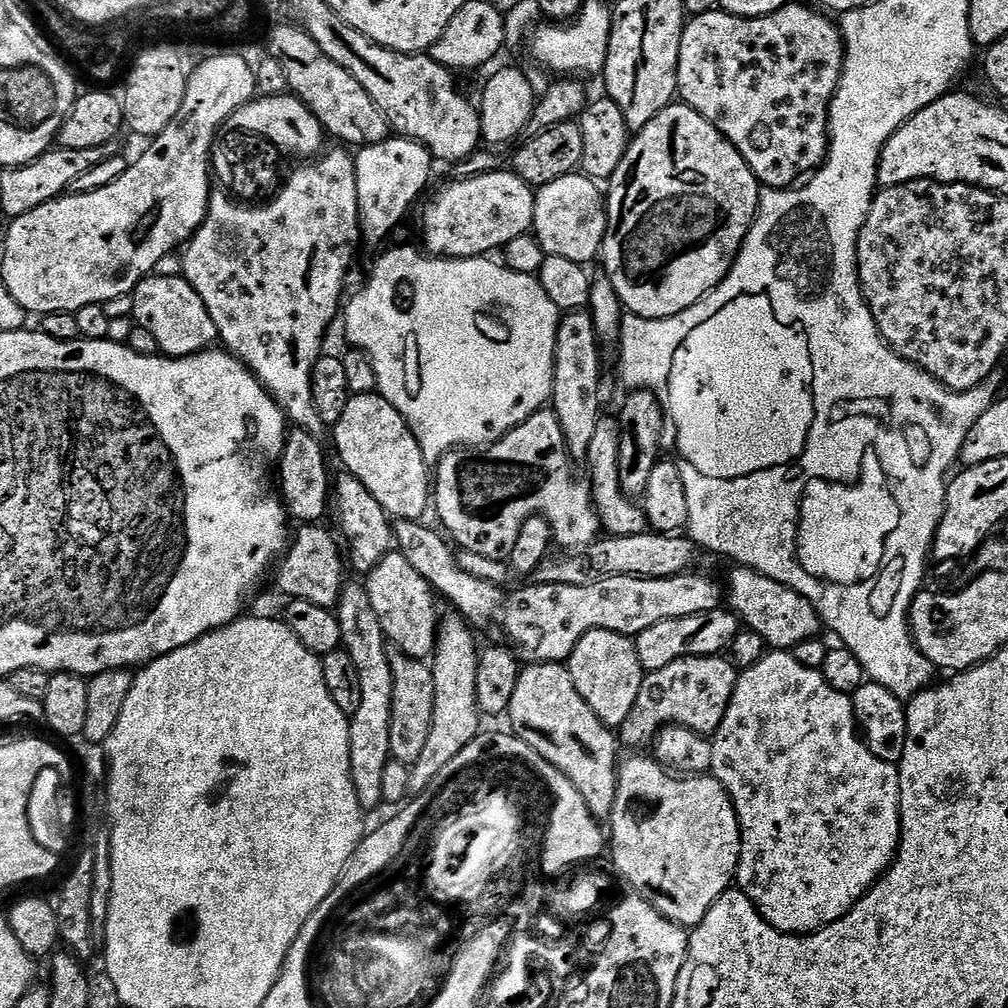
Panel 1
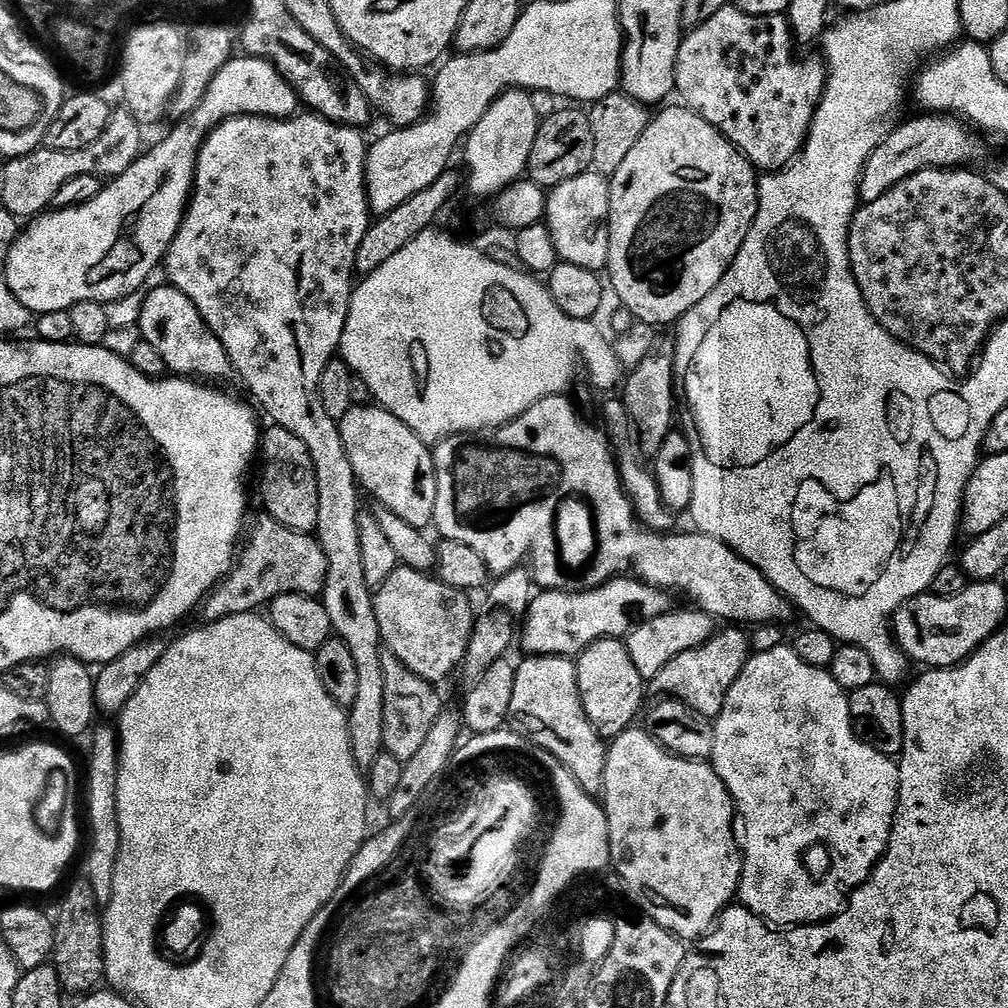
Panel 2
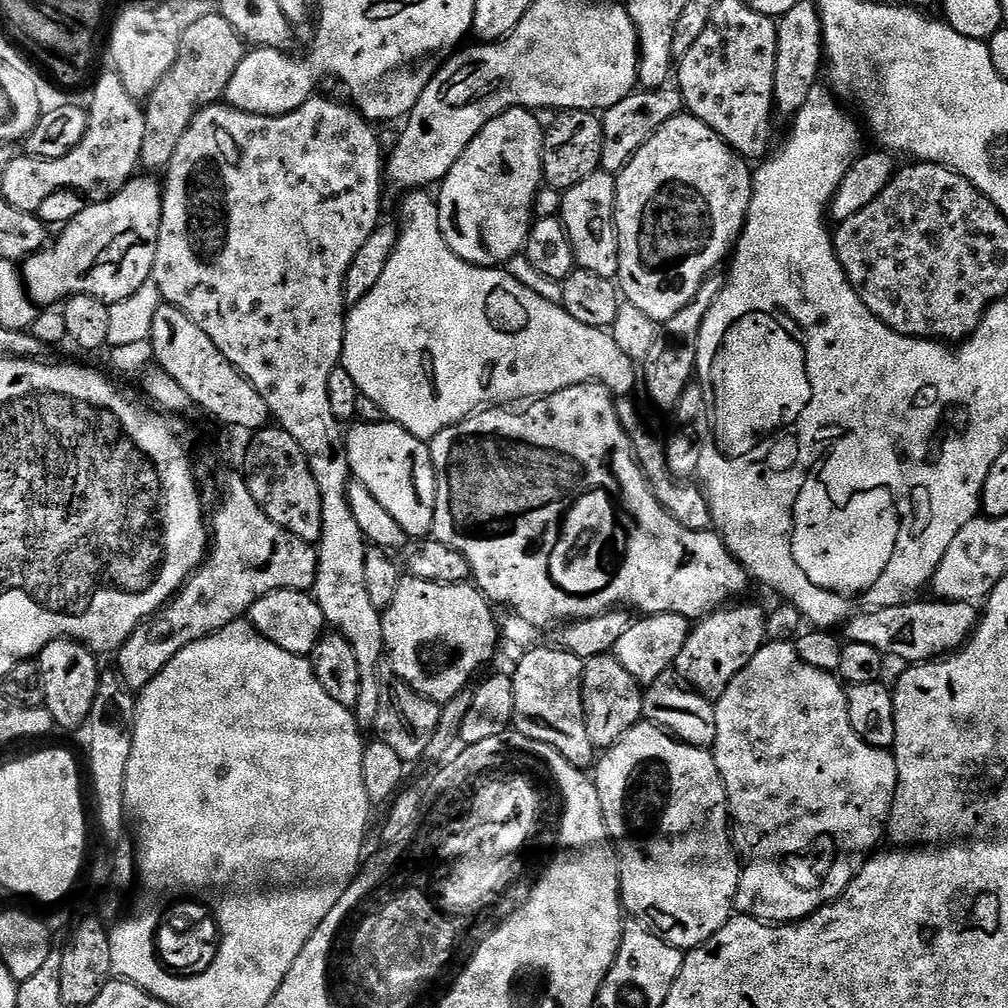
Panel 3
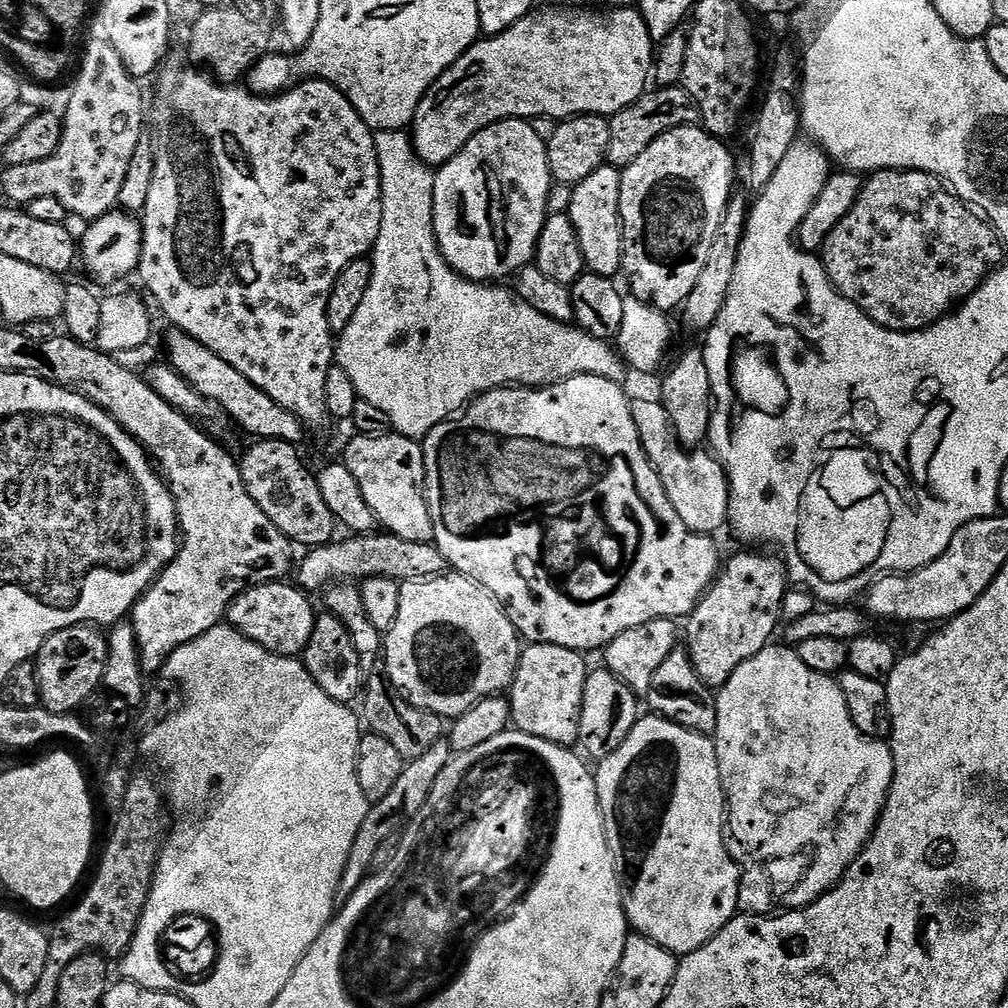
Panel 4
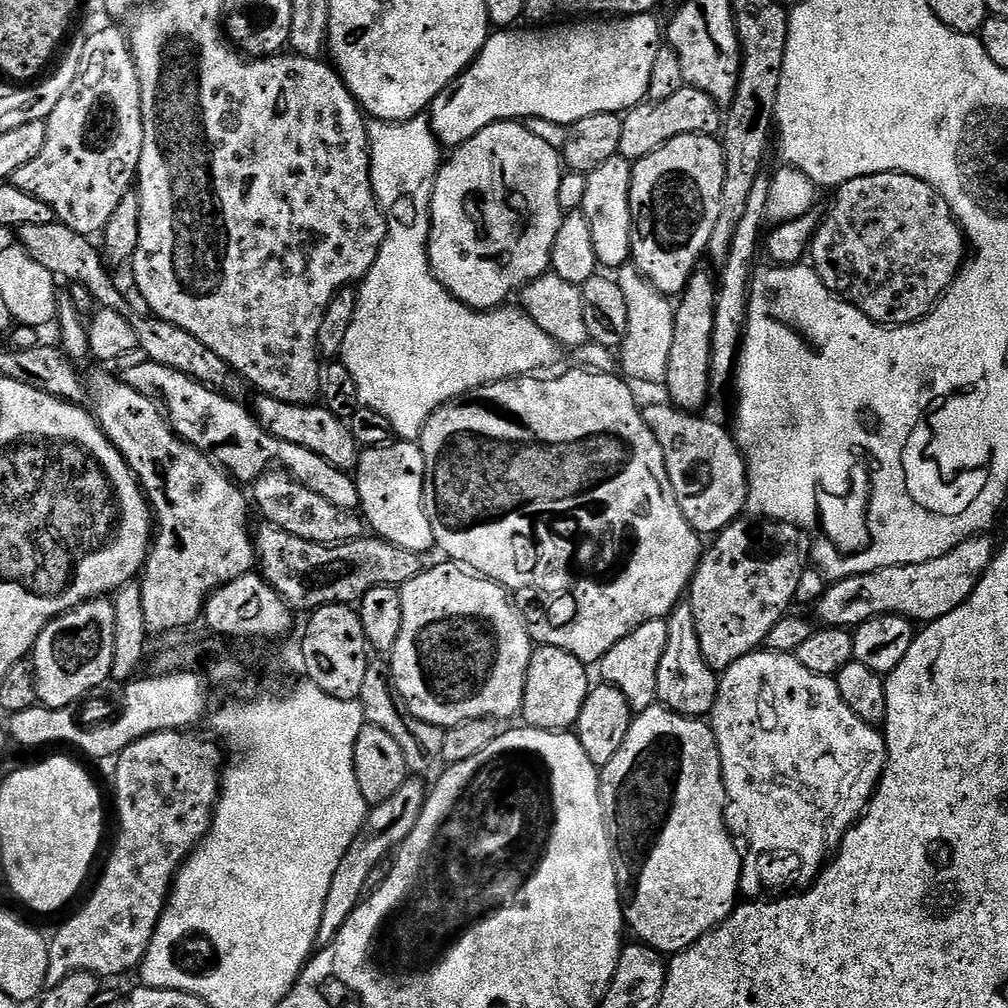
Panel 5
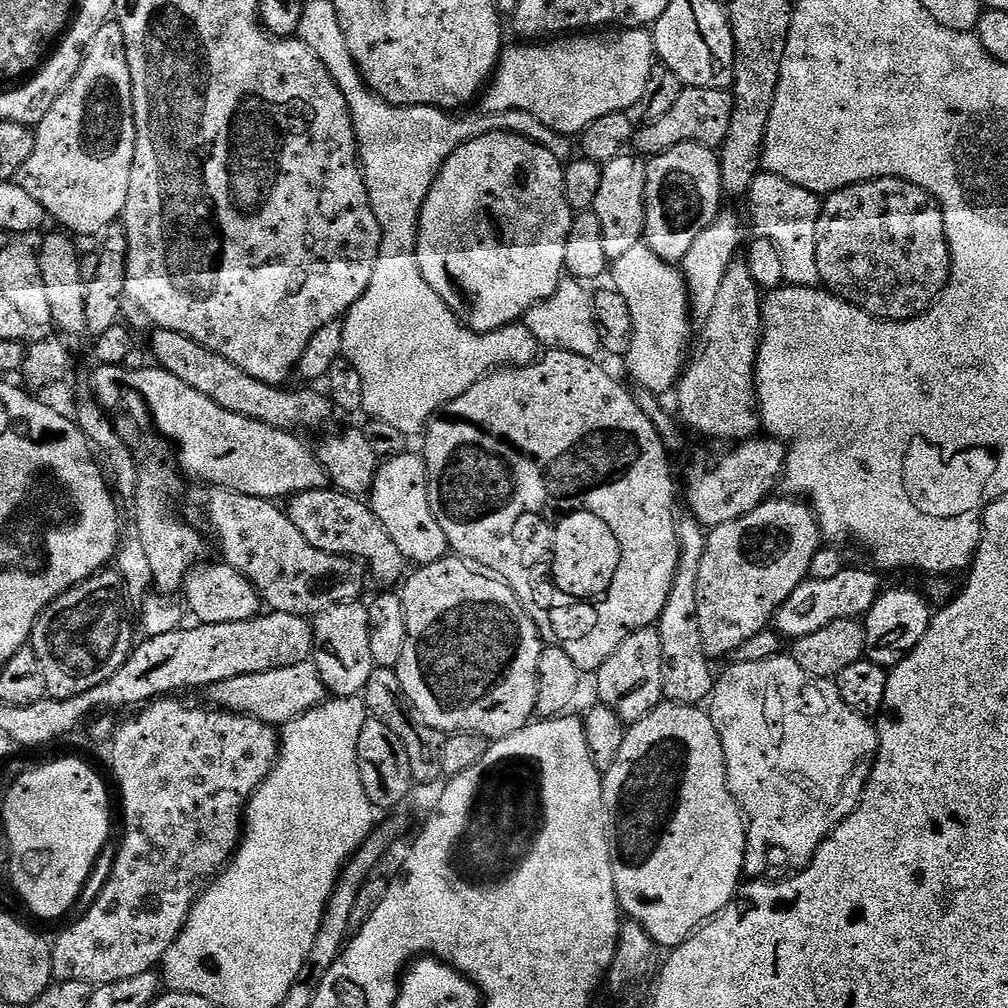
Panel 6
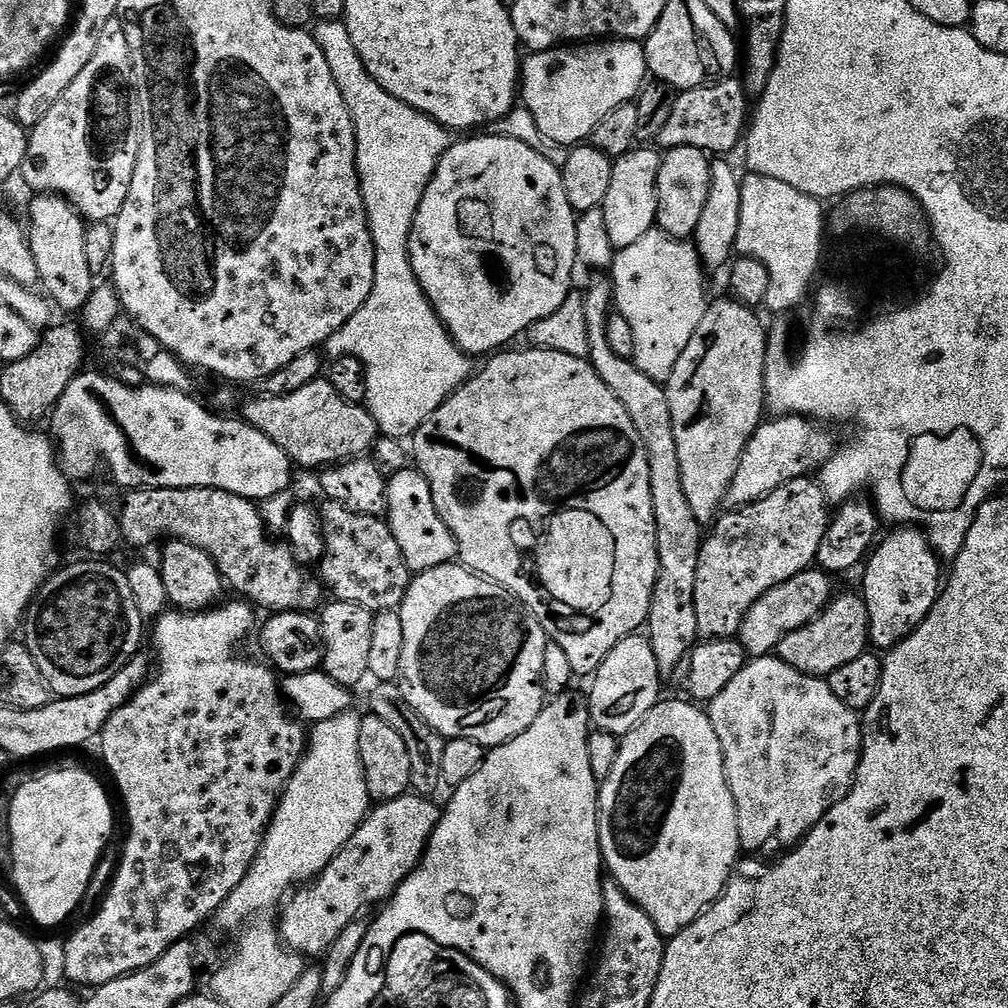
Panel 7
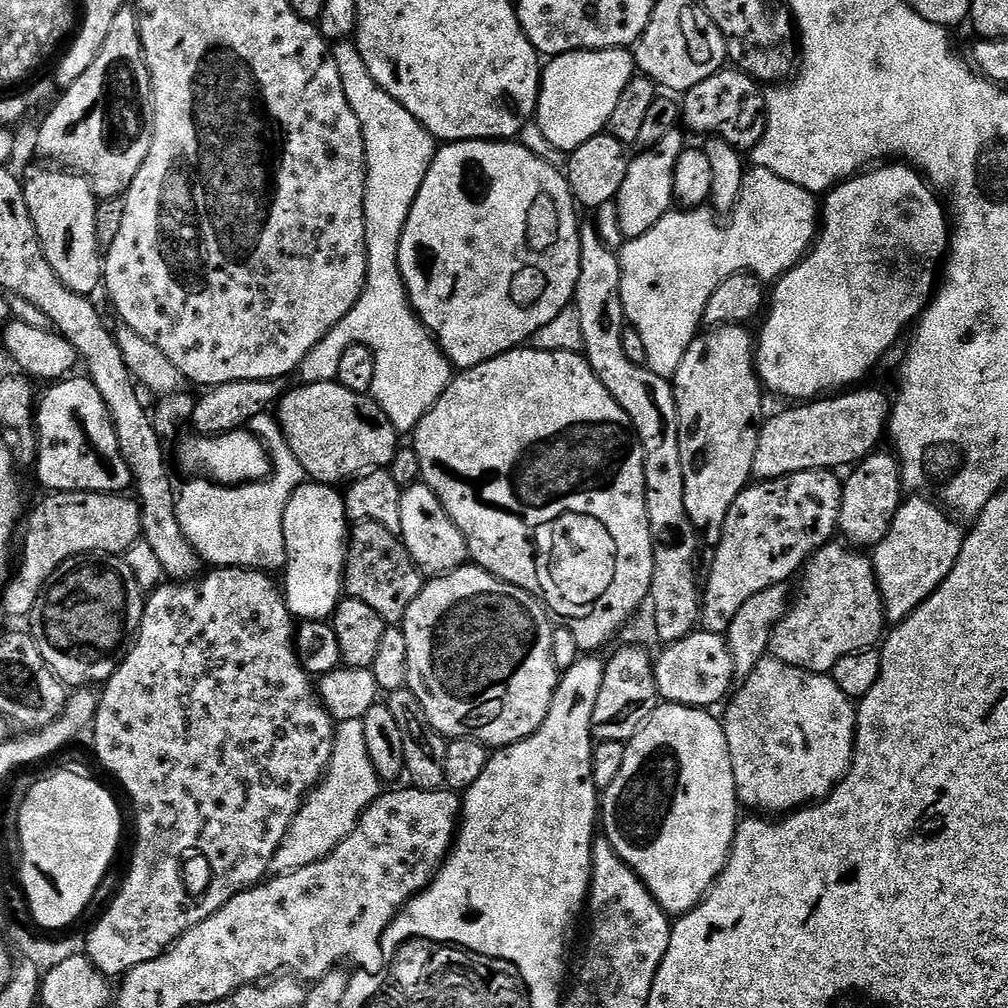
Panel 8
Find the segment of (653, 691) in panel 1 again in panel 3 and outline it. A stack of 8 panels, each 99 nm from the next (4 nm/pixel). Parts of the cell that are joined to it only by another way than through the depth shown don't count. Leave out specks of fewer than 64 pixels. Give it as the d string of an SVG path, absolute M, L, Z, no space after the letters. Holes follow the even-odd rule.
M744 602L717 608L703 617L686 638L686 646L682 646L682 654L678 654L674 665L675 675L687 687L713 702L726 694L726 686L734 682L739 672L746 670L750 658L754 658L754 654L758 654L768 640L768 612L756 604L740 603Z

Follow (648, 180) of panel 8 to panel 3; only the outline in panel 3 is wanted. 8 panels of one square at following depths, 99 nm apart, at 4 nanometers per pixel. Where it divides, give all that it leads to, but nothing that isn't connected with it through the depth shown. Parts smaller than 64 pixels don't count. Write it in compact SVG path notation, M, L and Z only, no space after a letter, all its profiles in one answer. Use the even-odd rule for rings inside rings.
M601 170L578 182L578 186L567 189L560 198L559 217L570 238L577 265L598 274L598 278L615 281L618 274L616 176Z

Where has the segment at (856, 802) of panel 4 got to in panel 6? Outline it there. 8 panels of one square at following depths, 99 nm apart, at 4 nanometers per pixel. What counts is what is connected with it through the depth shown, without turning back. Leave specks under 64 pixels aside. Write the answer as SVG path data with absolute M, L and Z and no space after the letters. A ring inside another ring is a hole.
M788 654L771 656L762 662L732 662L721 676L719 673L715 677L706 711L718 730L718 738L726 754L728 788L732 791L732 797L735 798L736 803L739 804L741 813L746 817L748 849L744 851L745 873L749 877L760 878L768 874L764 872L780 872L783 868L792 868L788 870L805 868L814 858L818 846L822 846L825 838L860 806L860 796L864 793L868 776L872 773L872 765L876 763L876 751L880 748L880 739L876 736L873 721L869 717L859 716L854 710L850 710L850 706L842 702L842 694L838 694L836 685L831 679L823 680L814 674L806 674L806 670L802 670L802 666L798 666L798 662Z

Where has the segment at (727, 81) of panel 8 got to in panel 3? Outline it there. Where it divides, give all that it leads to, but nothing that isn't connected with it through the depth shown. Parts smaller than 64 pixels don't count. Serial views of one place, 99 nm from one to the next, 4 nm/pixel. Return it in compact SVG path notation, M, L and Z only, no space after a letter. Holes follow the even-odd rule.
M679 87L646 88L632 92L622 102L614 102L614 106L603 109L602 122L602 158L600 167L603 171L619 174L634 158L634 154L656 133L670 118L681 115L685 111L684 99Z

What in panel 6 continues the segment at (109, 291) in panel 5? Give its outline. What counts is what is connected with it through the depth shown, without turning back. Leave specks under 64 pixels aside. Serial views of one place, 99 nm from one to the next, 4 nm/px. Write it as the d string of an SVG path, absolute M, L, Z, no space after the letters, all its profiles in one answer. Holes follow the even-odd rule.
M156 328L153 333L151 359L159 367L174 374L178 382L190 386L190 390L198 390L198 394L210 398L214 406L230 410L230 414L242 414L242 418L257 420L271 428L291 433L300 430L296 428L320 428L334 415L332 401L323 391L311 392L308 389L311 387L300 386L304 388L297 392L287 392L287 387L267 384L246 374L246 370L238 370L238 366L234 366L230 358L214 354L214 350L194 342L194 338L178 334L178 330Z

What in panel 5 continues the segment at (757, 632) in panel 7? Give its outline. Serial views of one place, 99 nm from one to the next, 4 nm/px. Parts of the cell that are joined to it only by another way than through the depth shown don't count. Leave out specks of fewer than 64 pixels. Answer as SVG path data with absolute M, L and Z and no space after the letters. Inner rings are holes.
M988 534L972 536L954 546L950 554L942 554L942 558L934 558L930 562L890 566L829 583L828 589L814 606L815 619L820 619L825 629L854 630L875 616L904 616L913 622L931 622L942 618L967 602L992 564L998 548L995 543L992 545L990 537Z

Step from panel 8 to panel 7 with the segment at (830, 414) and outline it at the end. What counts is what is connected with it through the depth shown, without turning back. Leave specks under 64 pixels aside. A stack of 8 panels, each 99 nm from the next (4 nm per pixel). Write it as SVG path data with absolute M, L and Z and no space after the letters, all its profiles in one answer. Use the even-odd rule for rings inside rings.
M780 414L775 418L777 420L768 418L761 423L738 462L734 482L730 482L730 490L726 497L727 503L733 509L758 502L766 498L766 494L778 490L778 486L800 476L815 473L812 472L815 468L823 469L838 451L836 436L831 432L831 427L807 416Z

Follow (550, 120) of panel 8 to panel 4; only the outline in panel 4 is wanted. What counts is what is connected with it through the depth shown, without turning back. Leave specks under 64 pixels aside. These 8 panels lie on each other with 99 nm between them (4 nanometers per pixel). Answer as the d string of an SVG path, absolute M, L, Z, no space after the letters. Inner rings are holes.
M635 7L609 8L591 12L588 8L544 8L533 10L510 30L481 38L444 71L422 98L410 125L412 145L420 161L429 166L454 158L484 128L499 120L550 116L612 117L643 96L650 84L654 42L650 30Z

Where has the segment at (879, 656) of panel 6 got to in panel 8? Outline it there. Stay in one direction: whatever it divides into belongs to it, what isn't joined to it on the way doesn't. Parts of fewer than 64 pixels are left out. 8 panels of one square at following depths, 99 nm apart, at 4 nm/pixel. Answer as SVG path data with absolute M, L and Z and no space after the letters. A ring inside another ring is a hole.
M908 498L901 503L898 514L894 514L894 522L886 538L882 538L882 542L877 544L871 553L880 597L884 603L884 619L892 626L910 618L910 614L914 614L914 610L918 610L918 606L922 606L922 602L926 602L926 598L930 598L938 590L938 586L942 586L950 570L954 570L958 554L964 545L965 529L960 529L955 524L957 521L939 503L931 504L928 500L920 499L924 498Z

